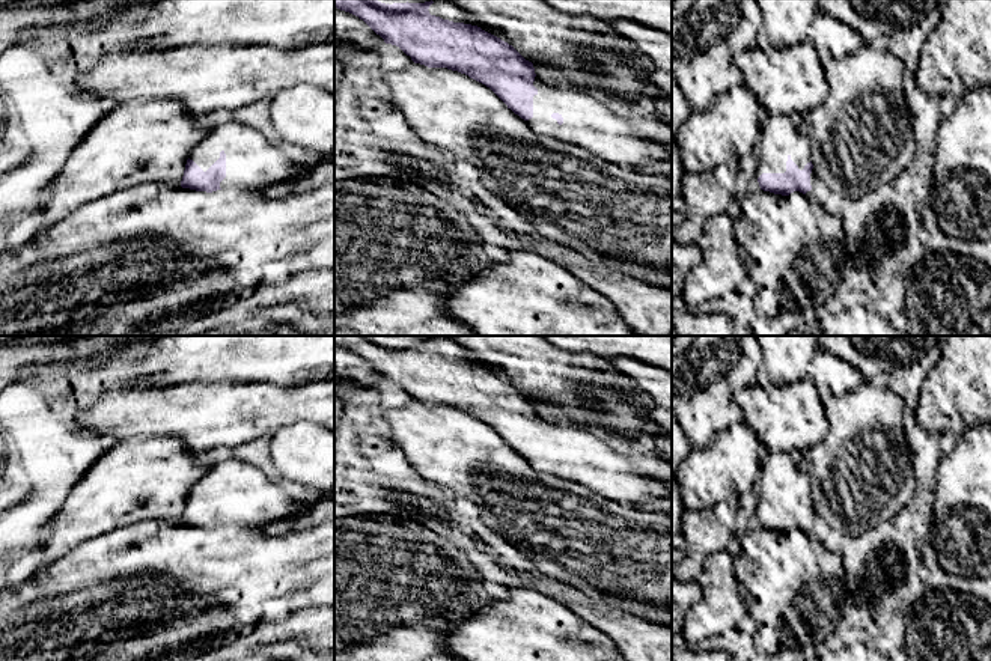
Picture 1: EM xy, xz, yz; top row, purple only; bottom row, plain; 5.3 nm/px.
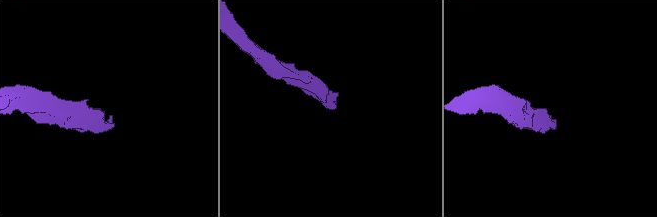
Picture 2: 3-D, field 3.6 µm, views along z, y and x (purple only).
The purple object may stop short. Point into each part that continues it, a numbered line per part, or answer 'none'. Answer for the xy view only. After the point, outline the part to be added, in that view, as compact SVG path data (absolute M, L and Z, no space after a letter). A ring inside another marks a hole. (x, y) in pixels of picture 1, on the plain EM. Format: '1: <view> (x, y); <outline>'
1: xy (252, 500); M230 458L214 462L191 486L193 497L206 509L226 491L226 515L221 527L268 527L289 516L301 515L304 504L294 500L282 486L253 464Z

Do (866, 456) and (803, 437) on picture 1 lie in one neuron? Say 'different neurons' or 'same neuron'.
different neurons

